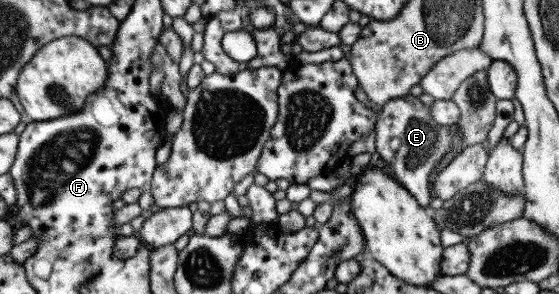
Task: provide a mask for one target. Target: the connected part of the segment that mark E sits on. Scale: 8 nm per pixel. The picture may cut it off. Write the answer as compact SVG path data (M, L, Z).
M407 95L403 98L389 100L385 104L381 113L376 119L374 127L374 138L376 143L376 151L389 165L394 177L400 184L411 192L411 195L419 202L421 207L427 209L430 207L431 197L431 174L440 167L441 159L453 150L453 136L455 134L454 127L445 126L439 128L438 123L432 118L430 107L421 103L420 99Z

